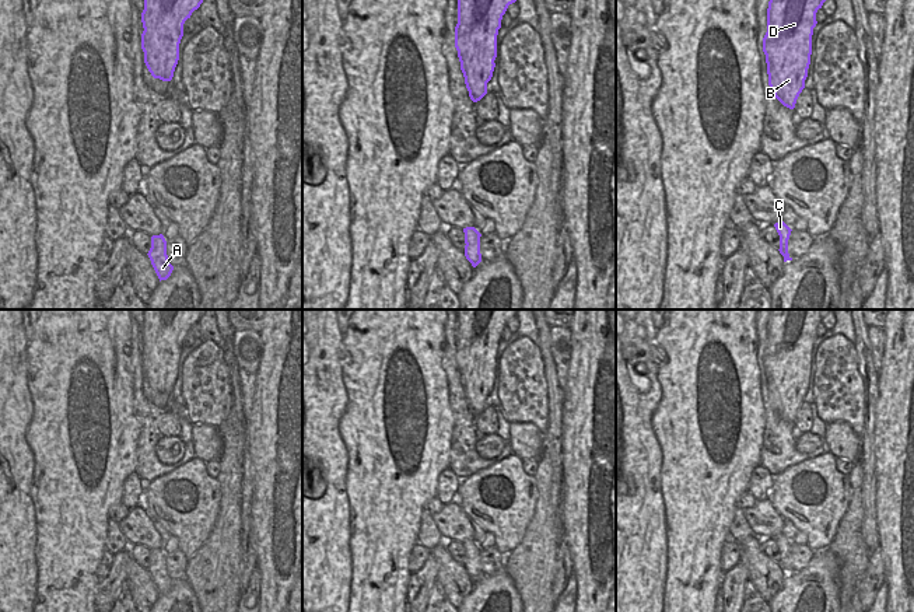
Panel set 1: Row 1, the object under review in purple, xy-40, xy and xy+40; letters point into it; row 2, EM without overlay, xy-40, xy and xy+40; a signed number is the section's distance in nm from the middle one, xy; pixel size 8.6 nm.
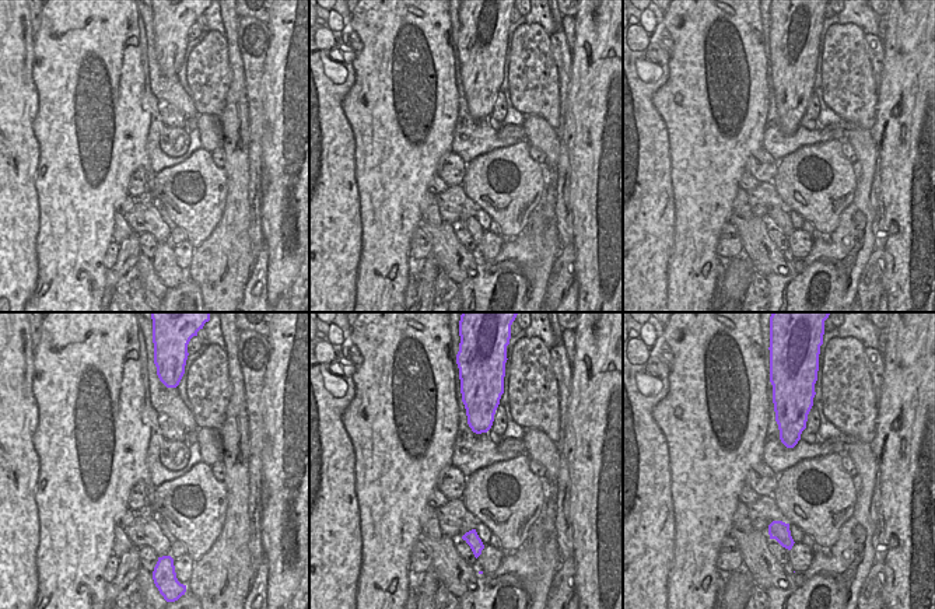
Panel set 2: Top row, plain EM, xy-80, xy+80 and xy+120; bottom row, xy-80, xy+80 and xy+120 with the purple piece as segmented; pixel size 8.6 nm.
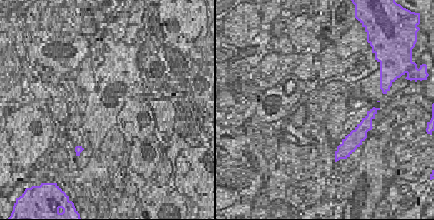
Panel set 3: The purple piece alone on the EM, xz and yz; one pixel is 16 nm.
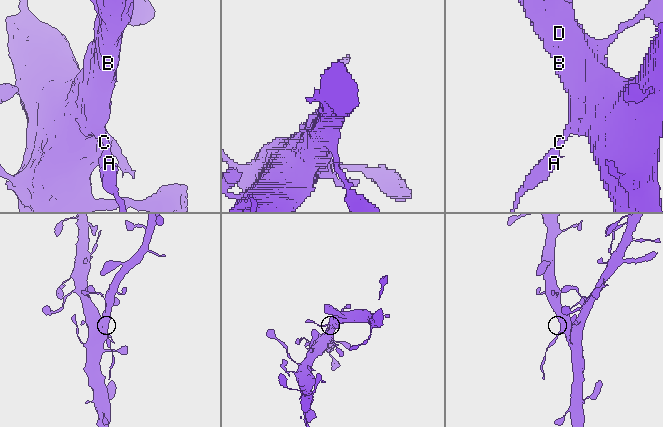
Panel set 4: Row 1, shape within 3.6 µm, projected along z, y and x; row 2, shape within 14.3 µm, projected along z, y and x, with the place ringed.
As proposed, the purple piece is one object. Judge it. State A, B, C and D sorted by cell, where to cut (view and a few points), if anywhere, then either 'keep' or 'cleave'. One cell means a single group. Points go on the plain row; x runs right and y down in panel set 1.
A / B C D; cut in xy+40 along (790, 546), (780, 549); cleave

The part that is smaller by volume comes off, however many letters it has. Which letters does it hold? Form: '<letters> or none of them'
A

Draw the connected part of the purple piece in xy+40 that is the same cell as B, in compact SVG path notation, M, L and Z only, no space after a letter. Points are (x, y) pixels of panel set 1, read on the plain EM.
M771 310L763 352L768 399L774 410L794 423L805 402L812 368L816 326L830 310Z

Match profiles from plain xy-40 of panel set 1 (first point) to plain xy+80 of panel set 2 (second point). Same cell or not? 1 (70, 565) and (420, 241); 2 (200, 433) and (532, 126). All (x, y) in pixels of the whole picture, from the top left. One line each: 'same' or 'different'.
1: different
2: same

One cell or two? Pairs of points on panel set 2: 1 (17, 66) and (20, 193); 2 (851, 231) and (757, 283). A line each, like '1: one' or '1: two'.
1: one
2: two

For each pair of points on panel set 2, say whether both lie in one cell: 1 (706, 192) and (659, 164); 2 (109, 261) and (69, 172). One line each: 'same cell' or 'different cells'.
1: different cells
2: different cells

